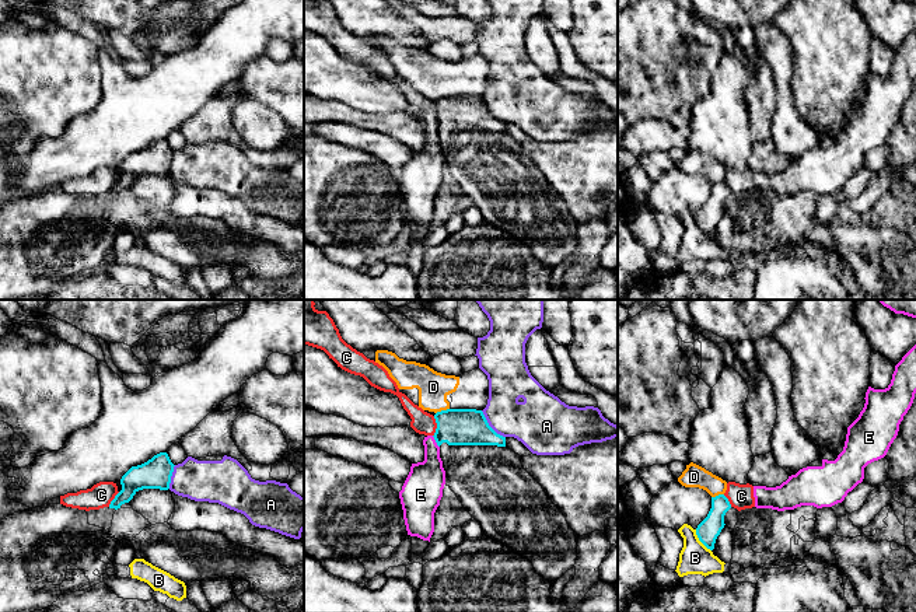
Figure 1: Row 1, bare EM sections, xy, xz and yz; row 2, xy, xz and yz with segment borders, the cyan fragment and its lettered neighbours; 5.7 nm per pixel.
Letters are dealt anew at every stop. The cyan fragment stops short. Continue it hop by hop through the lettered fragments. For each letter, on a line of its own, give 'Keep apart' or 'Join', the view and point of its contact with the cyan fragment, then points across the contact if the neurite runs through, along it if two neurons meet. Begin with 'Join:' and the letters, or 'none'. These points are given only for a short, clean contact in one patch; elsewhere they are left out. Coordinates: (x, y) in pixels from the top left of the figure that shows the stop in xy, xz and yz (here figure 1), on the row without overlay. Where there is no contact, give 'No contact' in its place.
Join: none
A: Keep apart. Touches cyan at xz (489, 112). Boundary: xz (481, 97), (486, 108), (504, 123)
B: Keep apart. Touches cyan at yz (701, 227). Boundary: yz (695, 216), (695, 220), (710, 237)
C: Keep apart. Touches cyan at xz (437, 112). Boundary: xz (434, 102), (436, 118), (433, 122)
D: Keep apart. Touches cyan at xz (441, 97). Boundary: xz (448, 94), (436, 100)
E: Keep apart. Touches cyan at xz (436, 128). Boundary: xz (432, 122), (439, 133)

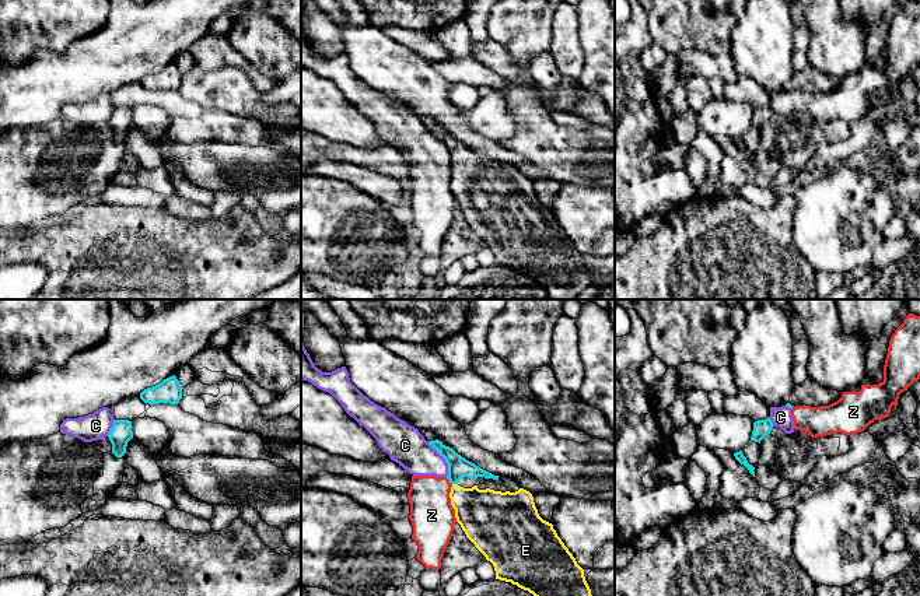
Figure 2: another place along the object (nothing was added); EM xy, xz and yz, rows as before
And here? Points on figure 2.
Join: E
C: Keep apart. Touches cyan at xz (444, 144). Boundary: xz (427, 129), (444, 146), (447, 162)
E: Join. Touches cyan at xz (455, 169). Path across: xz (458, 154), (455, 169), (485, 202)
Z: Keep apart. Touches cyan at xz (450, 168). Boundary: xz (445, 164), (451, 171)

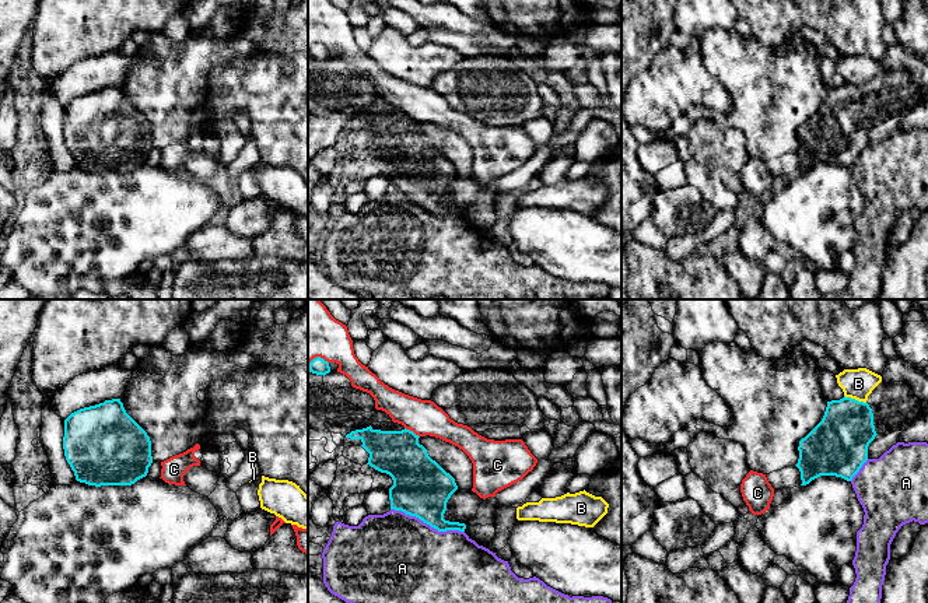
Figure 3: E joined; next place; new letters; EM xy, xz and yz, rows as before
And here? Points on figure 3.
Join: none
A: Keep apart. Touches cyan at xz (427, 210)
B: Keep apart. Touches cyan at yz (854, 86). Boundary: yz (844, 81), (865, 90)
C: Keep apart. Touches cyan at xz (412, 118)

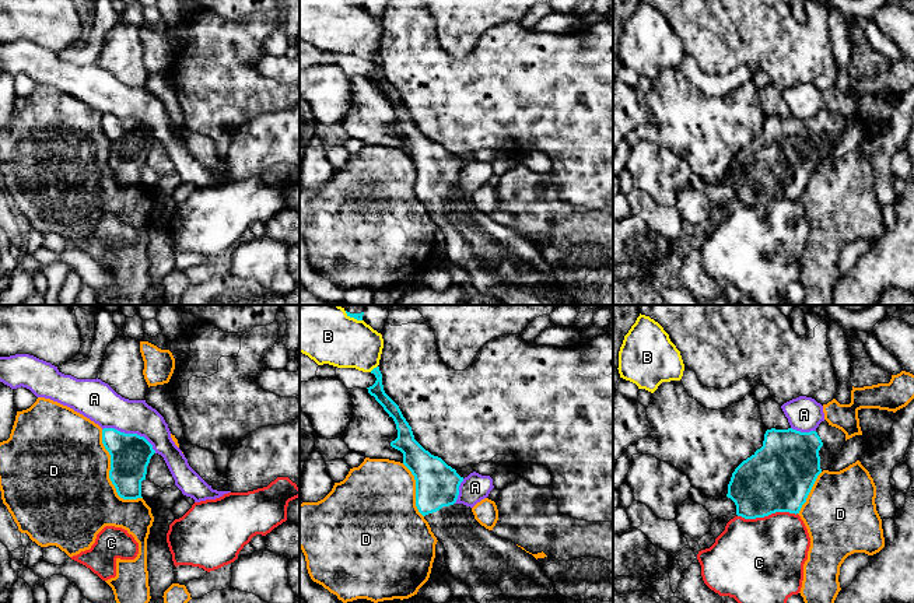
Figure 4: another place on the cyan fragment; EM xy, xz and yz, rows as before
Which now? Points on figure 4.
Join: none
A: Keep apart. Touches cyan at xy (130, 121). Boundary: xy (102, 115), (136, 119), (156, 139)
B: Keep apart. Touches cyan at xz (374, 55). Boundary: xz (377, 52), (370, 58)
C: Keep apart. Touches cyan at yz (767, 202)
D: Keep apart. Touches cyan at xy (109, 161)

